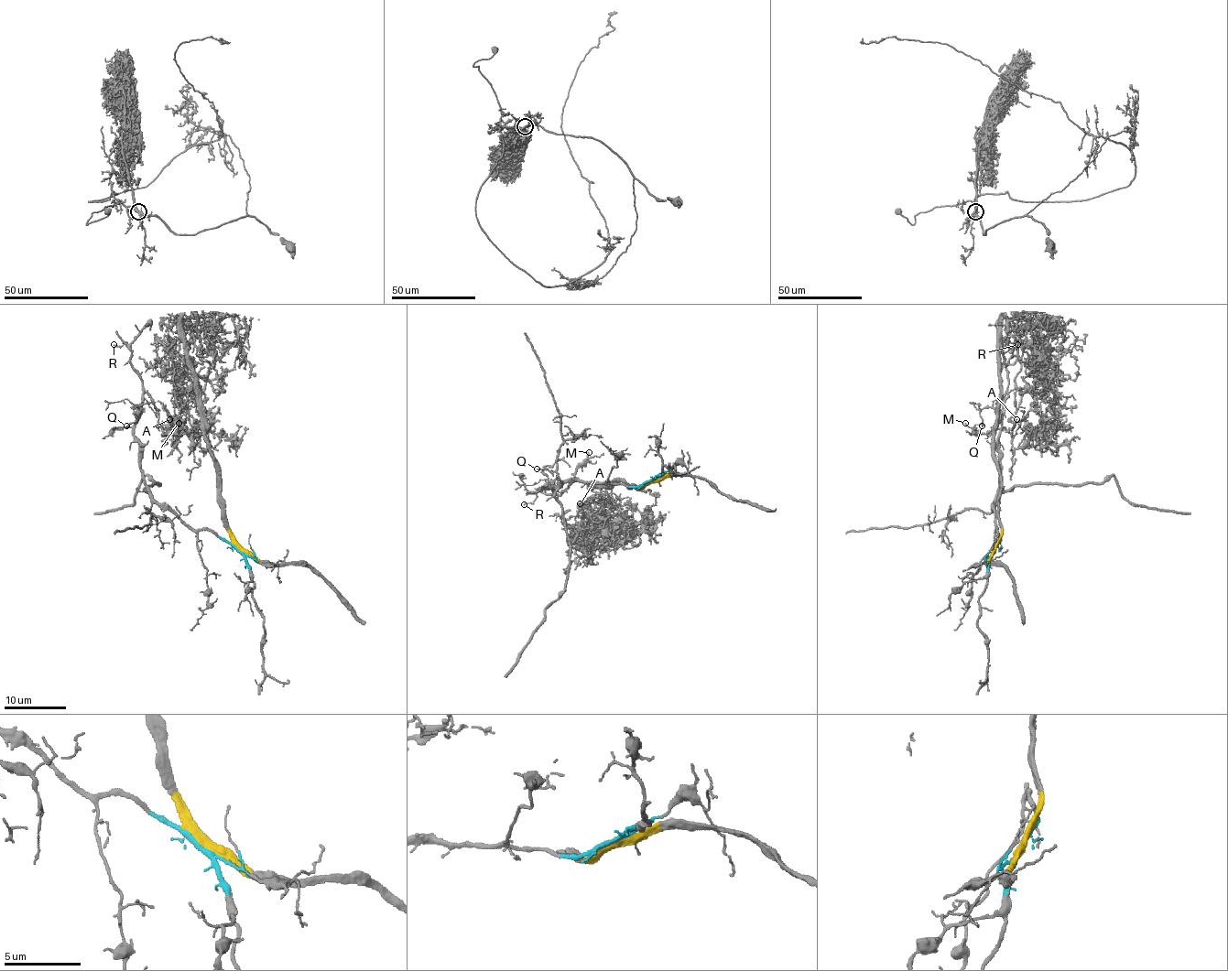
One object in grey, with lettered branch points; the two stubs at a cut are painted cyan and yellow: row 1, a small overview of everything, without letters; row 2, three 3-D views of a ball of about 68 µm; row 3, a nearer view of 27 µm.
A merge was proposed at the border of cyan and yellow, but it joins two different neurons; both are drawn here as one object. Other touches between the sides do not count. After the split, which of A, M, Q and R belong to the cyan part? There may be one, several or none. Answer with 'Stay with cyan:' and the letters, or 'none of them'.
Stay with cyan: M, Q, R

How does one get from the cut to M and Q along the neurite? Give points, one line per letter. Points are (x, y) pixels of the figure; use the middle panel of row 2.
M: (649, 481), (636, 486), (564, 481), (544, 486), (566, 490), (589, 452)
Q: (649, 481), (636, 486), (562, 483), (546, 488), (542, 469), (544, 466), (547, 469), (536, 469)

